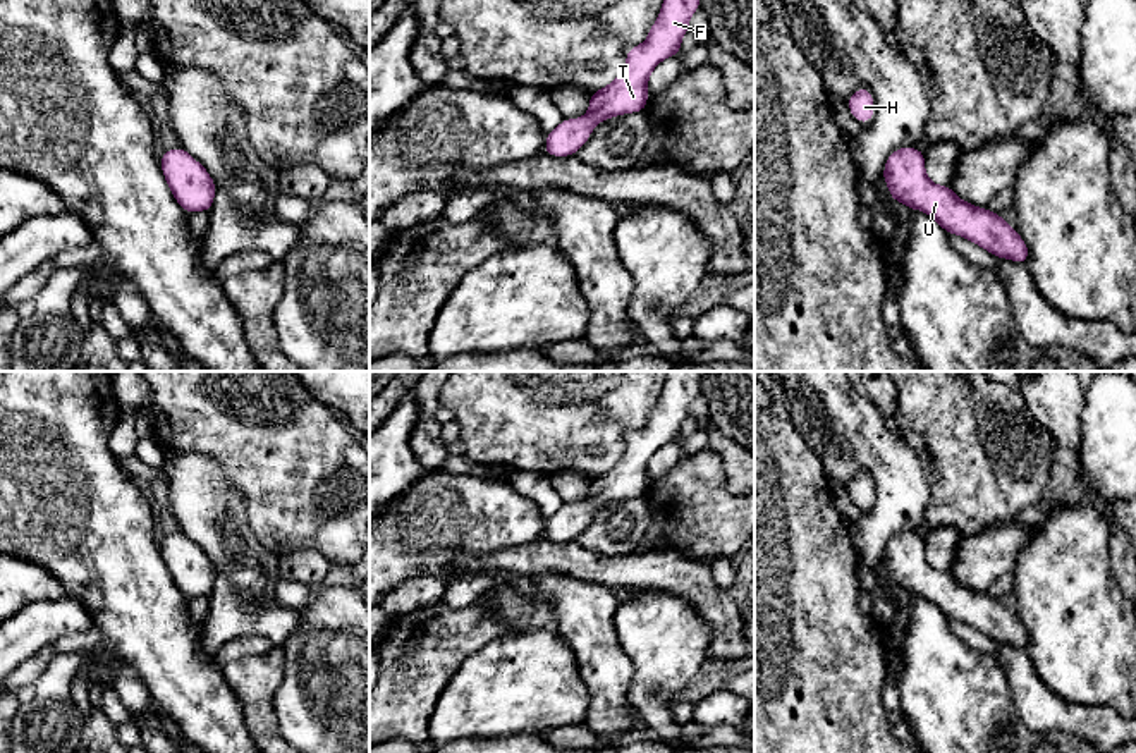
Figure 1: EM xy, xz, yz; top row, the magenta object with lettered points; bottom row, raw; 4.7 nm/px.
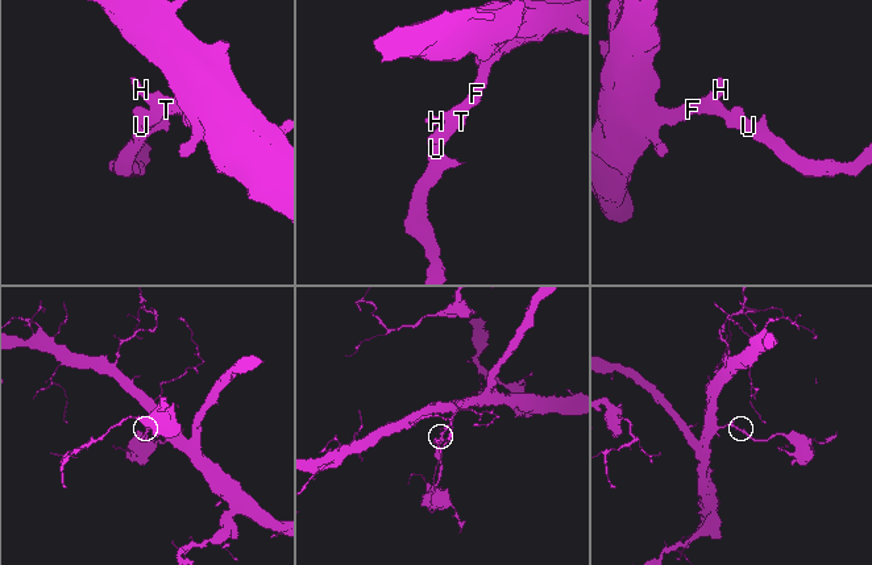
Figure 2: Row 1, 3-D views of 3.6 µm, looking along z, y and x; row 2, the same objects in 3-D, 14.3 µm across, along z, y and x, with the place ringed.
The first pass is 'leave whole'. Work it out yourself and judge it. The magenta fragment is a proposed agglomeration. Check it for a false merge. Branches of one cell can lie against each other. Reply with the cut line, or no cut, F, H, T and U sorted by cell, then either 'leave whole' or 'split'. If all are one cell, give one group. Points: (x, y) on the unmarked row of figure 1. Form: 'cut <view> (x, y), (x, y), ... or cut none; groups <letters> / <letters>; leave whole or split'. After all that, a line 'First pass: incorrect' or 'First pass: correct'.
cut none; groups F H T U; leave whole
First pass: correct

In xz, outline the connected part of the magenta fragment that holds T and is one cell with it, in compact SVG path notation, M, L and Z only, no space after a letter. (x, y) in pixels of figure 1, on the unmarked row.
M669 371L660 399L641 430L626 440L624 456L603 474L589 478L588 499L564 504L547 519L545 538L572 542L588 528L598 507L615 500L644 497L648 488L648 464L653 454L669 442L681 438L681 426L689 404L699 395L701 371Z

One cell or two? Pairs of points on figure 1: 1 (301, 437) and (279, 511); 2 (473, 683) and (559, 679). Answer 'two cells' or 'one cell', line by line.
1: one cell
2: one cell

